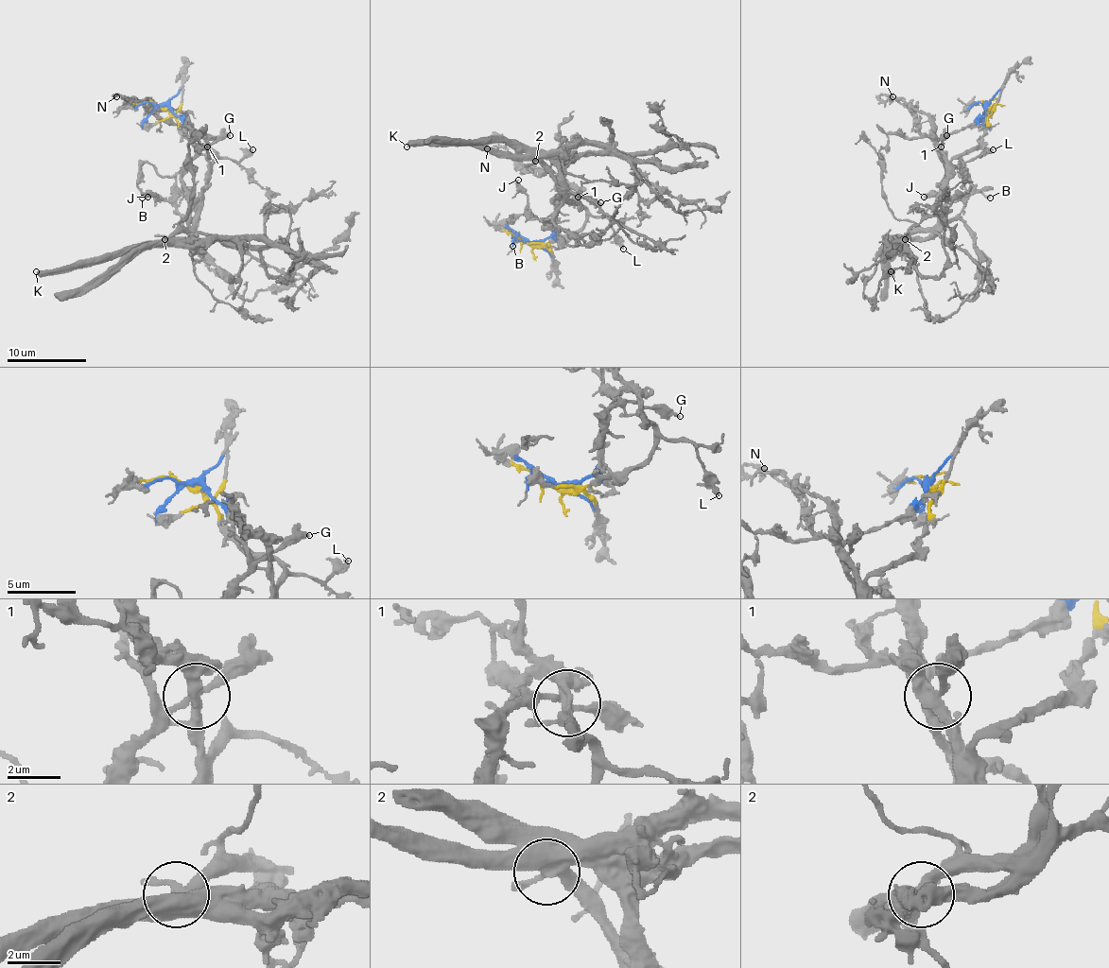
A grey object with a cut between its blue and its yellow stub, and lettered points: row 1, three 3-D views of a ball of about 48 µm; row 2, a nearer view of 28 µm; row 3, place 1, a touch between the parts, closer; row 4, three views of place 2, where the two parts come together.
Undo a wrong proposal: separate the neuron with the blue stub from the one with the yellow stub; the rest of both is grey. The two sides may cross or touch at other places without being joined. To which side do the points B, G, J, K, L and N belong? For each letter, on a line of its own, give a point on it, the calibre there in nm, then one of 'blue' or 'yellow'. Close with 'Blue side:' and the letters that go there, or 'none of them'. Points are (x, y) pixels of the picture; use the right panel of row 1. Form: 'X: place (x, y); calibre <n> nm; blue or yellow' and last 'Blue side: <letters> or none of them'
B: place (990, 198); calibre 170 nm; blue
G: place (946, 135); calibre 320 nm; blue
J: place (924, 197); calibre 190 nm; yellow
K: place (891, 271); calibre 440 nm; blue
L: place (993, 149); calibre 260 nm; yellow
N: place (892, 96); calibre 220 nm; blue
Blue side: B, G, K, N

